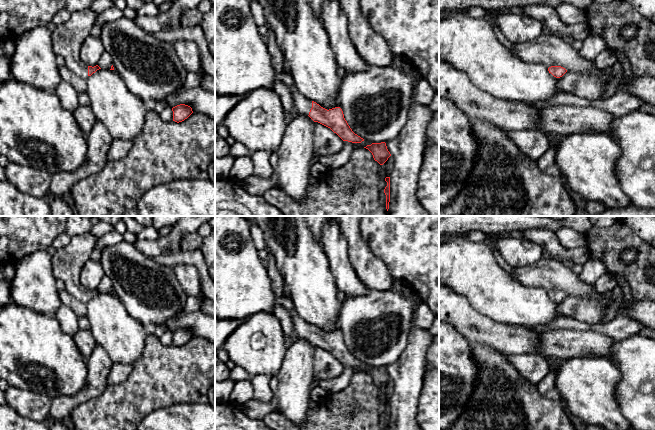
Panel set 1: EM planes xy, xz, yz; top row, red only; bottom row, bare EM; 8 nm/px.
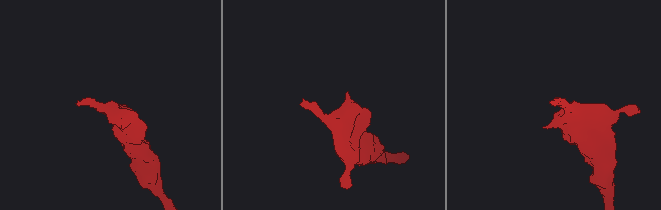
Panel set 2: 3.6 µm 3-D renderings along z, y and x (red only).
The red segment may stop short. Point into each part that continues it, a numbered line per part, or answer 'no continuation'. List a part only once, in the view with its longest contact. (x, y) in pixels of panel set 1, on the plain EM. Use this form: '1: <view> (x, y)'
1: xz (303, 329)

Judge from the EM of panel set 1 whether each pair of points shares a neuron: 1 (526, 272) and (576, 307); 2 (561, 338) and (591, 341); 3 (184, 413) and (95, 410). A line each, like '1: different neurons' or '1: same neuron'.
1: different neurons
2: same neuron
3: different neurons

